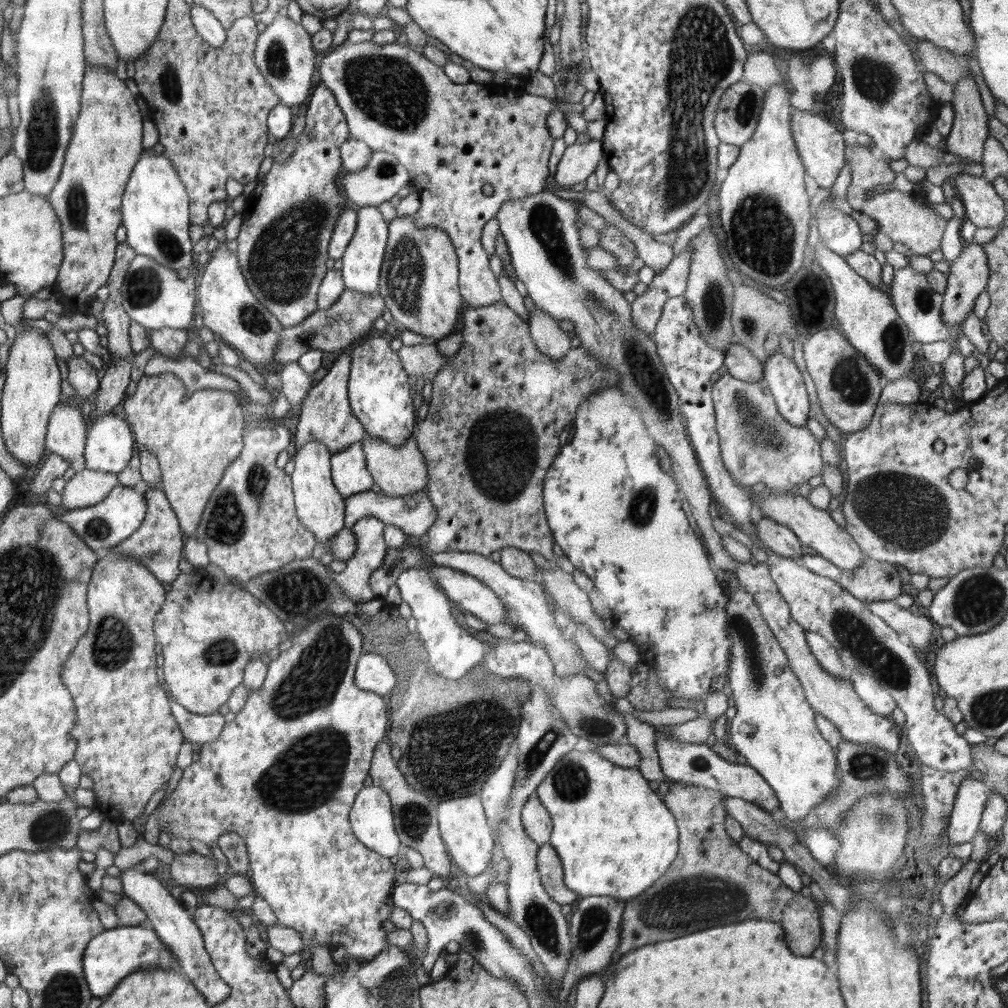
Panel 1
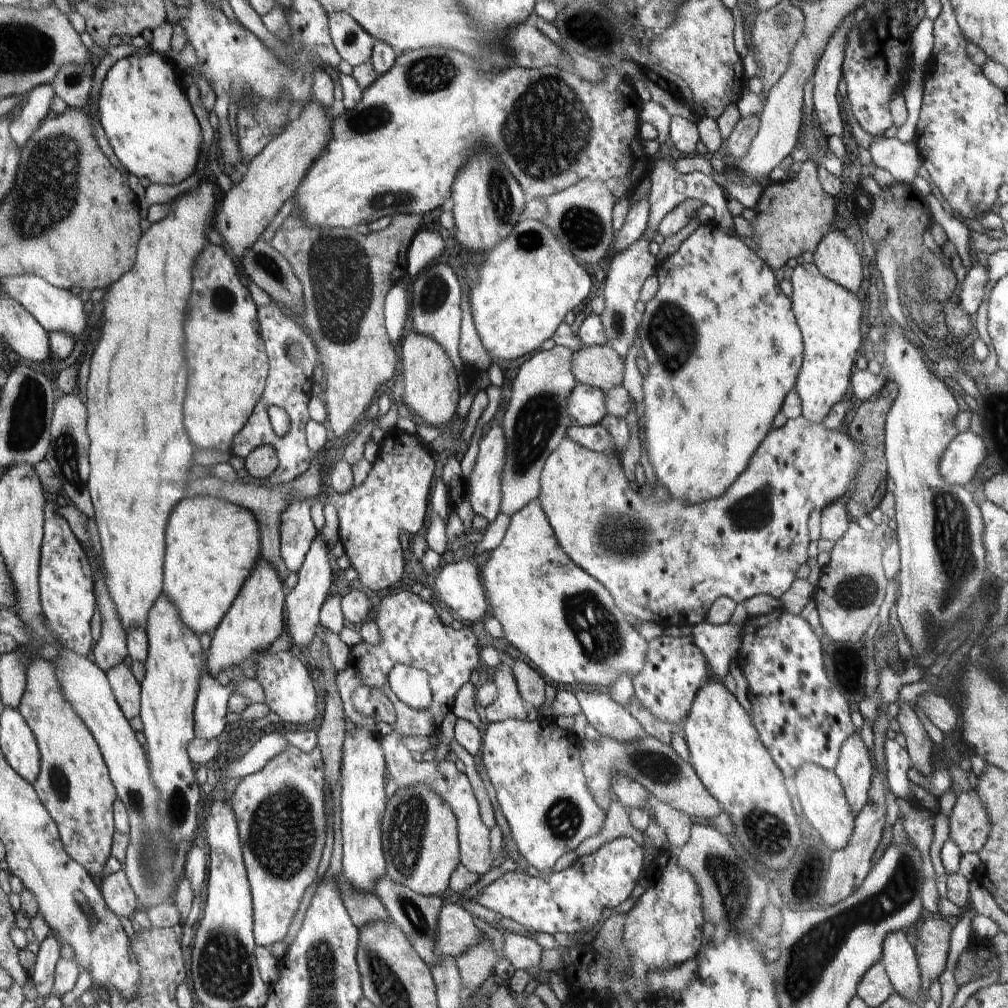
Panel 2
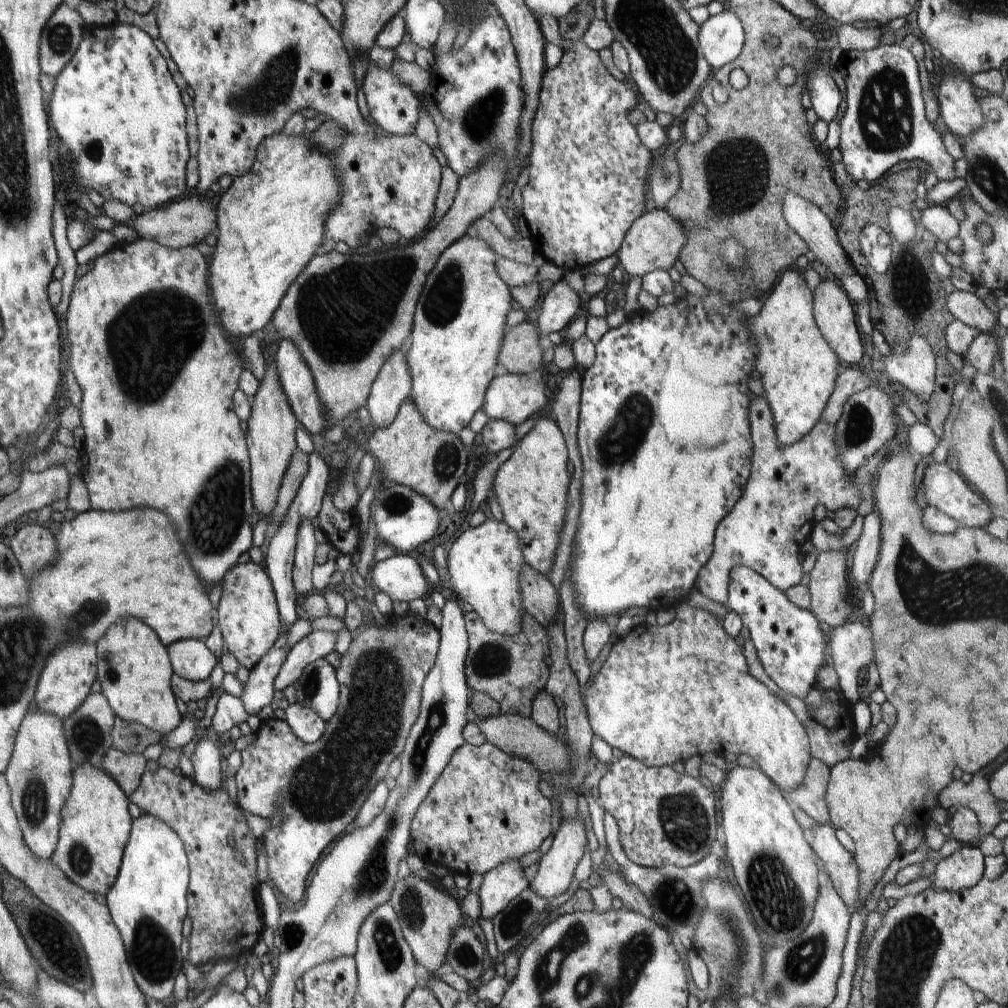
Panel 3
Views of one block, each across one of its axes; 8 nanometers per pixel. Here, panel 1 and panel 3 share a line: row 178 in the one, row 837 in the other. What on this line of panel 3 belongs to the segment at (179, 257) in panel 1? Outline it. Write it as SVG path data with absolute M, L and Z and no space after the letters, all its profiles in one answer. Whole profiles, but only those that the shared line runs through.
M142 812L141 815L133 820L131 824L131 833L124 847L123 857L119 868L119 873L116 882L112 885L112 888L105 894L107 898L107 905L113 920L113 923L118 927L120 931L127 956L128 964L131 968L132 976L138 988L143 992L144 996L149 996L158 1002L170 1003L173 1001L173 986L178 973L182 971L183 959L180 953L180 944L182 944L182 924L184 924L184 918L187 916L187 894L189 887L189 860L184 848L182 839L177 835L176 831L172 830L163 820L157 819L155 816L148 812Z

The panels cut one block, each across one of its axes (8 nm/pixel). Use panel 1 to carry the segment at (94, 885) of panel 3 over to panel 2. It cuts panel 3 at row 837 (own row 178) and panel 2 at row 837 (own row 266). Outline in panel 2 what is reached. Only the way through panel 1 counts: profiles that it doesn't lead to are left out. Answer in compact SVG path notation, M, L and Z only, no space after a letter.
M49 655L32 657L27 664L26 678L26 688L17 709L32 730L39 750L40 766L38 778L33 784L34 790L56 823L60 840L68 856L81 864L94 878L96 876L104 878L102 870L106 860L111 856L115 829L113 802L117 799L117 792L110 780L106 763L92 733L64 698L59 688L55 664Z

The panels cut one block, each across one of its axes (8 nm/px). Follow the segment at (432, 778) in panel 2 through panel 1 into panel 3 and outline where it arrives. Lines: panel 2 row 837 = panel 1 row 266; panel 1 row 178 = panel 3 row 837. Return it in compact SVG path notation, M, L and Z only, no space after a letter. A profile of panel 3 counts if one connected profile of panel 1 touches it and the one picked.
M488 742L475 747L474 745L464 743L460 748L457 748L451 756L450 762L445 766L444 770L440 773L440 776L436 779L436 782L432 785L430 792L426 795L426 798L420 803L414 818L411 820L411 843L418 855L424 862L435 863L446 866L448 870L452 871L452 874L464 874L471 876L471 874L478 873L483 876L489 870L496 868L500 863L503 863L508 859L521 859L528 852L532 852L548 837L552 837L553 828L552 824L552 800L547 799L542 795L538 789L540 773L533 767L526 759L520 757L513 757L506 754L497 746Z

